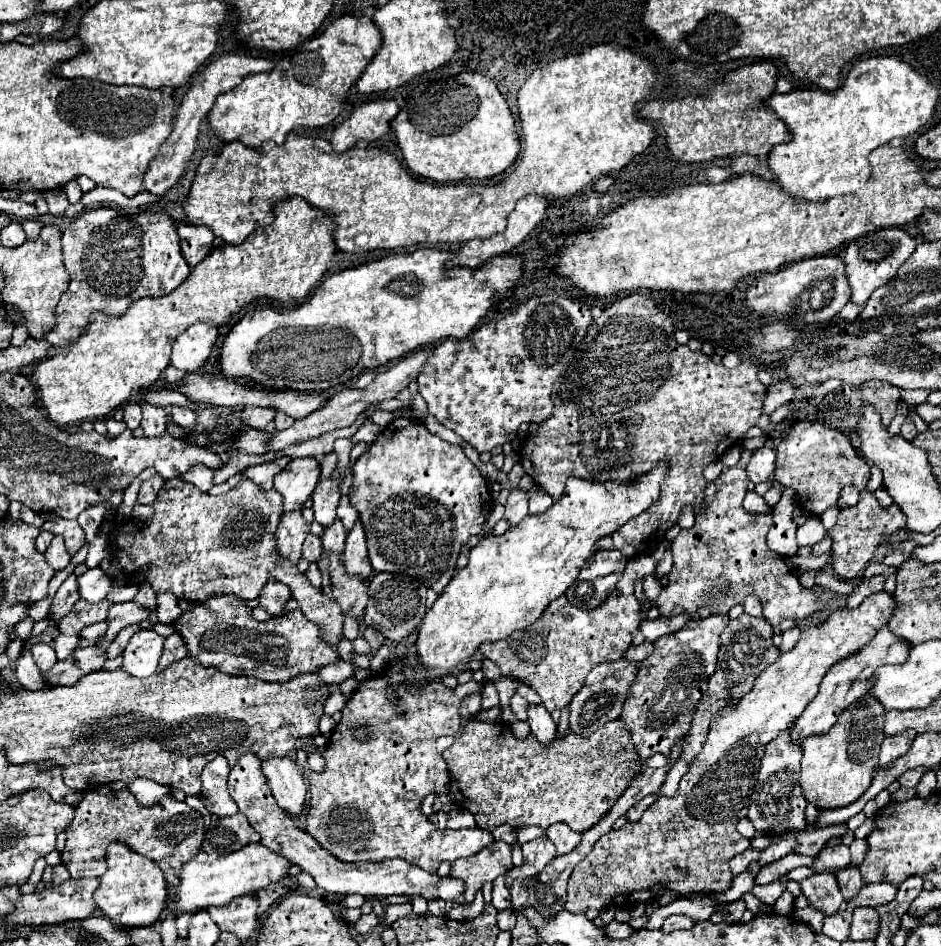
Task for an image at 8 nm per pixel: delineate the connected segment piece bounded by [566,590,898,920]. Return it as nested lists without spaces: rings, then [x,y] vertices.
[[[882,590],[864,598],[858,608],[840,608],[832,612],[820,626],[804,630],[796,648],[780,654],[780,658],[756,678],[754,688],[738,702],[738,708],[726,708],[712,720],[708,740],[694,764],[690,766],[688,774],[682,778],[678,792],[672,798],[658,798],[658,802],[654,802],[638,822],[628,822],[620,830],[610,830],[594,844],[594,850],[574,868],[568,880],[566,910],[574,914],[584,914],[586,918],[594,920],[604,908],[630,908],[638,902],[652,902],[664,890],[672,890],[676,894],[726,892],[734,880],[728,868],[730,858],[742,854],[750,846],[750,840],[746,840],[736,830],[736,824],[748,814],[750,796],[756,786],[766,742],[776,738],[798,716],[802,716],[802,710],[818,692],[818,682],[822,682],[822,674],[826,674],[826,670],[830,670],[830,666],[834,666],[838,660],[848,658],[862,646],[866,646],[874,638],[878,628],[888,624],[896,606],[898,602],[894,594]]]

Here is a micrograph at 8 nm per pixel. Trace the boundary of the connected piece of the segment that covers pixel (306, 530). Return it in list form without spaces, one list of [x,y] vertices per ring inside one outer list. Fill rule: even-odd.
[[[290,512],[282,514],[282,520],[276,530],[276,544],[280,550],[280,556],[296,564],[302,556],[302,542],[310,534],[310,522],[302,518],[302,512]]]

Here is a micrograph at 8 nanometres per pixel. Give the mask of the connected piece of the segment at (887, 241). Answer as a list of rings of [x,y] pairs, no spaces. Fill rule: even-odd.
[[[882,228],[878,232],[862,236],[860,240],[854,240],[844,252],[846,274],[852,288],[852,302],[864,304],[876,288],[884,286],[888,280],[896,276],[896,270],[912,256],[914,250],[916,250],[916,240],[906,230],[898,228]]]

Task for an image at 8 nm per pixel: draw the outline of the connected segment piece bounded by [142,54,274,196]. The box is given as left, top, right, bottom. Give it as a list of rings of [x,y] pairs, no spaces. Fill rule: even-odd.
[[[226,54],[220,56],[218,60],[214,60],[212,64],[208,64],[194,80],[192,88],[188,90],[188,94],[184,96],[180,108],[178,108],[178,116],[174,122],[174,132],[168,136],[168,140],[164,142],[164,146],[160,148],[160,154],[156,156],[154,162],[150,162],[144,180],[142,180],[142,188],[150,194],[158,194],[162,196],[164,192],[168,192],[176,180],[182,176],[184,166],[188,162],[188,158],[192,156],[194,148],[196,148],[196,136],[198,136],[198,128],[202,124],[202,120],[206,118],[206,114],[212,110],[214,100],[218,94],[232,90],[234,86],[238,86],[238,82],[242,78],[246,78],[248,74],[260,74],[260,72],[270,72],[274,68],[272,60],[266,58],[252,58],[252,56],[242,56],[242,54]]]

